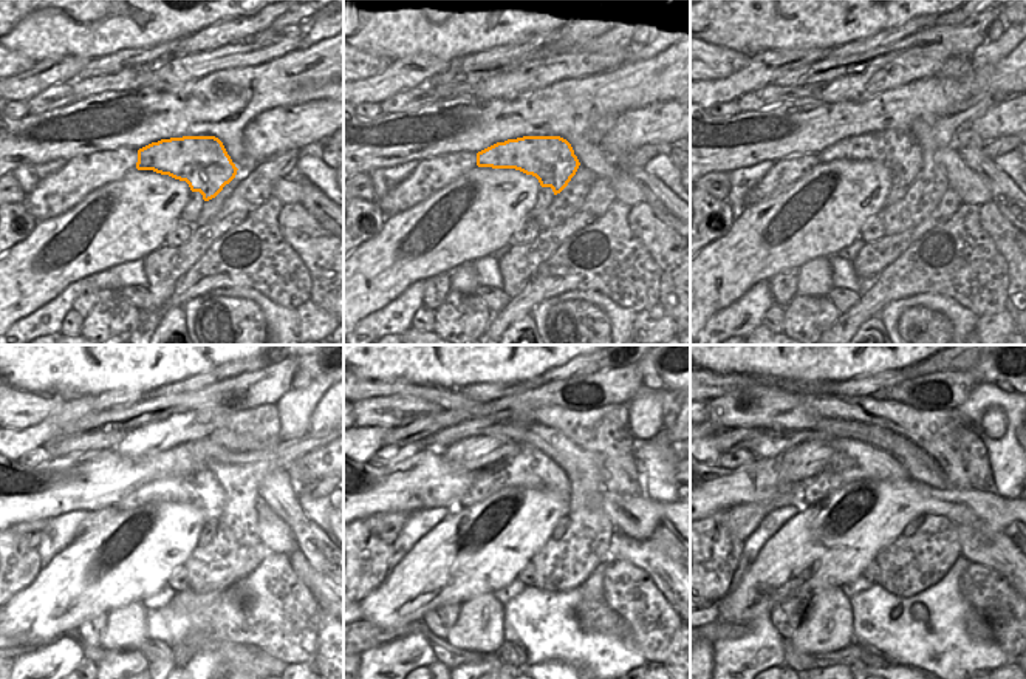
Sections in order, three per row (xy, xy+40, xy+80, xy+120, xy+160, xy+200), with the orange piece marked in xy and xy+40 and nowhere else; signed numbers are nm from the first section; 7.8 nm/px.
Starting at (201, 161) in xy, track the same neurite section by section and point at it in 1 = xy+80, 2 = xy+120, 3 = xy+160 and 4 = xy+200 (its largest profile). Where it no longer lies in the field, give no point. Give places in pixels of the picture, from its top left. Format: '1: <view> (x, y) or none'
1: xy+80 (899, 152)
2: xy+120 (201, 487)
3: xy+160 (548, 477)
4: xy+200 (820, 486)

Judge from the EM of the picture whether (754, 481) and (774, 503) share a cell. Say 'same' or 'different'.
different

